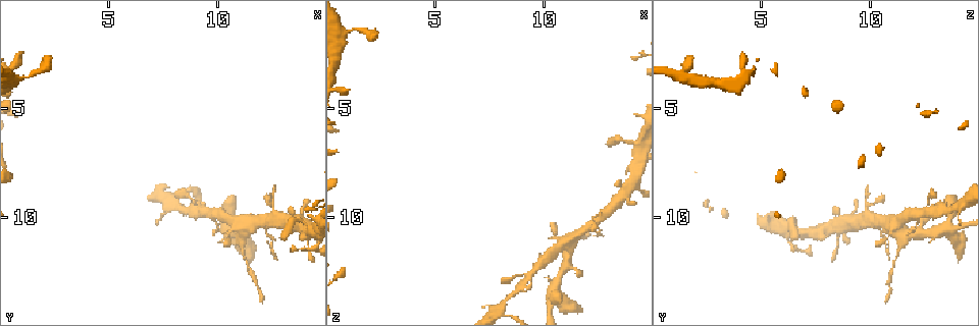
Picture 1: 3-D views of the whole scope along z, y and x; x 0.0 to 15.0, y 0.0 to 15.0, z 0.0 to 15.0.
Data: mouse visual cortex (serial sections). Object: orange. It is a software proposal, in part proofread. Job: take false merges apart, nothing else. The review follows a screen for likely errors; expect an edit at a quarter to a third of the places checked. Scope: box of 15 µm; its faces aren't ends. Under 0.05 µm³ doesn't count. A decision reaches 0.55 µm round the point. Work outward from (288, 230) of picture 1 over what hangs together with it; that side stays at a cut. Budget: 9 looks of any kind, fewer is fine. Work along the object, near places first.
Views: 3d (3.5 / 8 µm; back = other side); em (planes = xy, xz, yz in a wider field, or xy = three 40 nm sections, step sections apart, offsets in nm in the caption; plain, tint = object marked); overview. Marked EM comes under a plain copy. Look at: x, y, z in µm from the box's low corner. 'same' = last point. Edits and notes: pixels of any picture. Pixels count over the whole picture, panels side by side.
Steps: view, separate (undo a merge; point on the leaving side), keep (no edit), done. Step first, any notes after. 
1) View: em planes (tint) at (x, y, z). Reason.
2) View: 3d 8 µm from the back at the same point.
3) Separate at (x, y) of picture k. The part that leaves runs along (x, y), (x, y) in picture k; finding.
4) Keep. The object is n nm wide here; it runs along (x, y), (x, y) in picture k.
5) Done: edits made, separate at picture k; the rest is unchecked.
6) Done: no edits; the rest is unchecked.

View: 3d 3.5 µm at (14.3, 10.6, 6.6). Branch point.

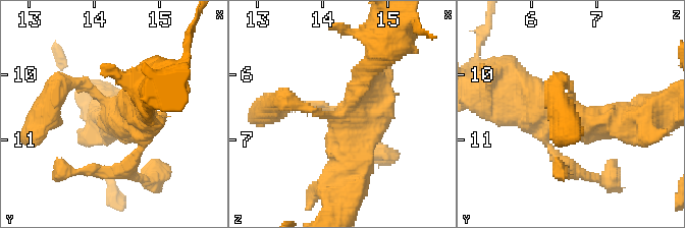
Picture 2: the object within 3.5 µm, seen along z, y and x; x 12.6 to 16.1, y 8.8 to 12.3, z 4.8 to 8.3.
View: em xy step 2 (tint) at (14.30, 10.60, 6.70). 4 arms meet here; the arms are 150, 350, 400, 500 nm wide.

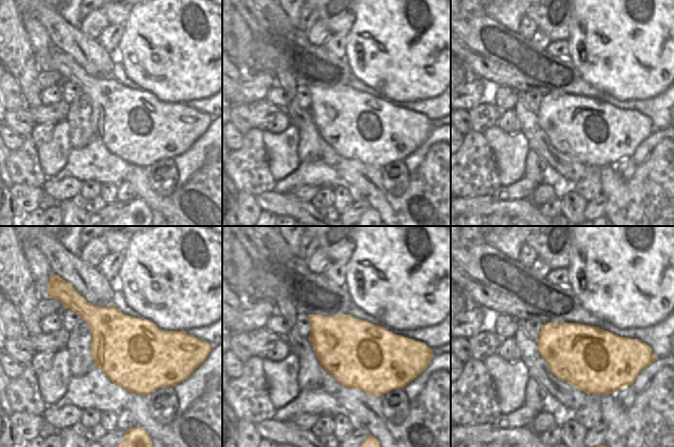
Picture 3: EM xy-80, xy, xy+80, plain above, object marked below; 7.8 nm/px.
View: em xy step 1 (tint) at the same point.

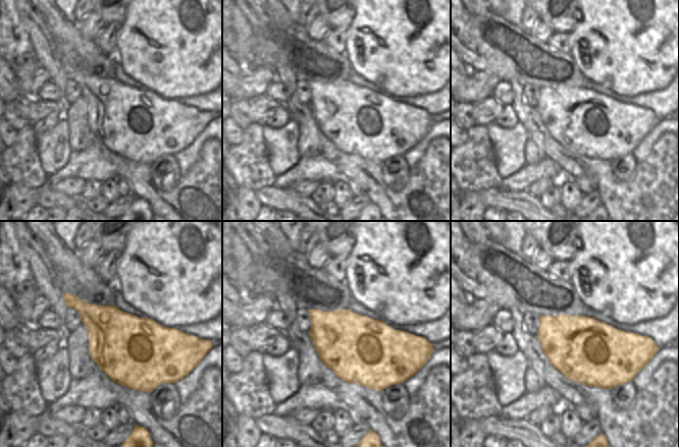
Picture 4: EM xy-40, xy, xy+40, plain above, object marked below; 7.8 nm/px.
Keep. It runs along (291, 102), (350, 125), (340, 182) in picture 2; one cell here.

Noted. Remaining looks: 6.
View: 3d 3.5 µm at (11.2, 10.5, 10.9). Sharp bend.

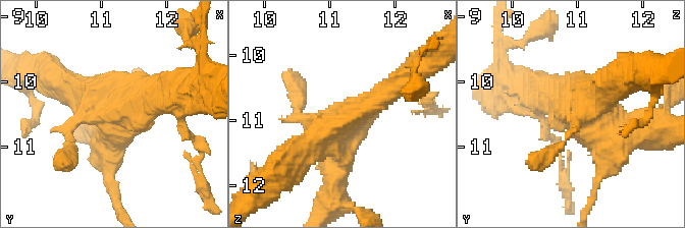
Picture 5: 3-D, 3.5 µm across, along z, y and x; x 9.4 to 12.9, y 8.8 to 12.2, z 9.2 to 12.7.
View: em planes (tint) at (11.20, 10.40, 11.00).

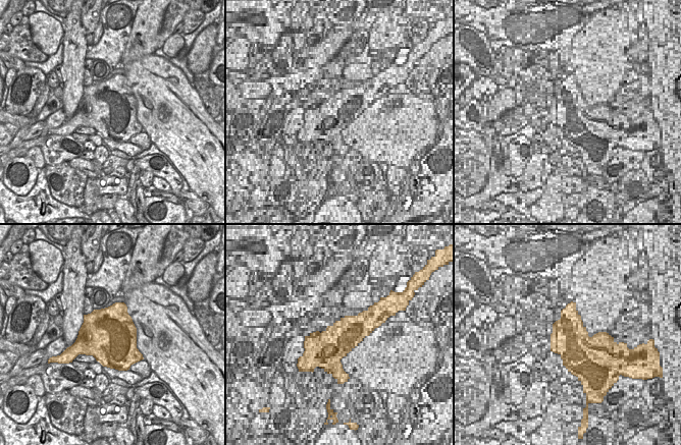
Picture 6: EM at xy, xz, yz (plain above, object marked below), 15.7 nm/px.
Keep. It runs along (396, 84), (343, 121), (333, 173) in picture 5; continuous, no second cell.

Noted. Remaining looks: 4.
View: 3d 8 µm at (9.3, 9.7, 12.6). A narrow waist.

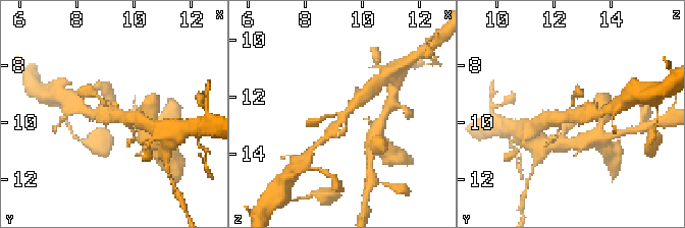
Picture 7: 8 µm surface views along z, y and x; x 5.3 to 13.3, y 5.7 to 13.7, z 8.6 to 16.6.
View: em xy step 5 (tint) at (9.3, 9.7, 12.7). Need the tissue.

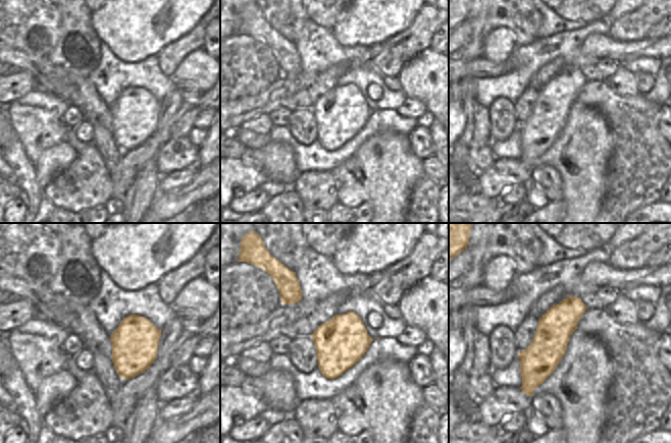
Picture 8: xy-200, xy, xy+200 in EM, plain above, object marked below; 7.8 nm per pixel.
Keep. It runs along (578, 300), (556, 325), (524, 386) in picture 8; one cell here.

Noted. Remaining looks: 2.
View: 3d 3.5 µm at (8.0, 9.5, 14.2). Side arm on a straight run.

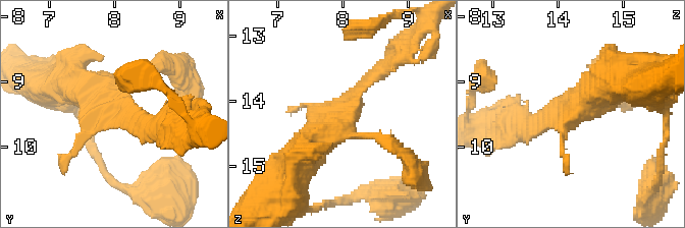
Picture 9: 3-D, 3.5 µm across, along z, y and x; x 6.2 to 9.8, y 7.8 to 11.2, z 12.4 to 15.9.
View: em xy step 2 (tint) at (8.10, 9.35, 14.20). Shape alone is not enough.

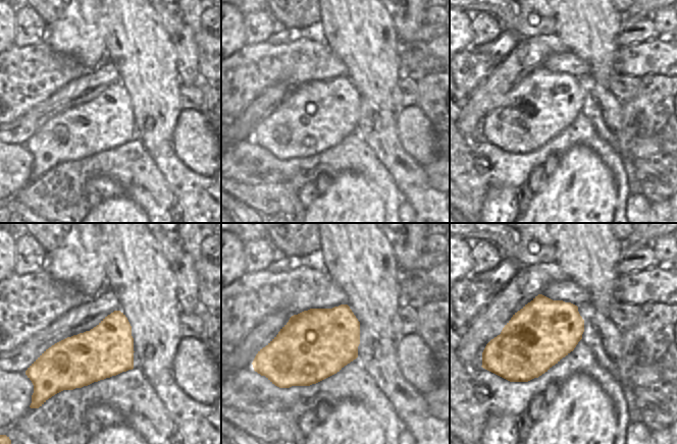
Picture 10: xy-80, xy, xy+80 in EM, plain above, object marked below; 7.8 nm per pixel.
Keep. It runs along (385, 65), (301, 154) in picture 9; all the same cell.

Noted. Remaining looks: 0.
Done: no edits; the rest is unchecked.

